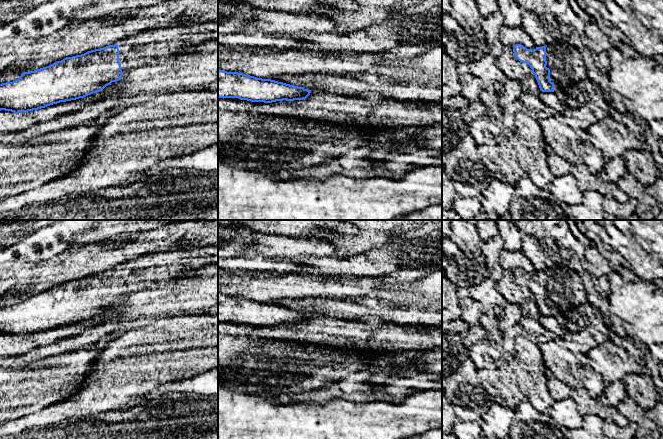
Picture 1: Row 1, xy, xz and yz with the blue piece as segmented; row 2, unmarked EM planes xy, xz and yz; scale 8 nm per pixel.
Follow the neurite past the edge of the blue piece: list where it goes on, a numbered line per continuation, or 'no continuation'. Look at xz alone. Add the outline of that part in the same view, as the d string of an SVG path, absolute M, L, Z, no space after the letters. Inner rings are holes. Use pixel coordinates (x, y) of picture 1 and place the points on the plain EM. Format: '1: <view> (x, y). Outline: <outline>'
no continuation

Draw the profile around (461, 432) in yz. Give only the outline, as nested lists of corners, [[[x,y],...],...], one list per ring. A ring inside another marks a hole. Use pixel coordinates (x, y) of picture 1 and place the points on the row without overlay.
[[[457,420],[454,424],[453,433],[458,439],[477,439],[483,434],[483,430],[476,422]]]

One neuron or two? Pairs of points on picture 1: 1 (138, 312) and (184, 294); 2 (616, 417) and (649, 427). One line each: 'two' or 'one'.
1: one
2: two

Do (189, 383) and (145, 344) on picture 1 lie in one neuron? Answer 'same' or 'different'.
different

